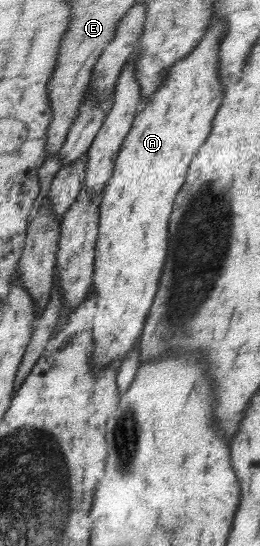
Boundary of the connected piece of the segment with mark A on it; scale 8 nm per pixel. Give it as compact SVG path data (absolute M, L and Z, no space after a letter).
M214 19L205 31L198 45L187 55L168 67L165 81L149 97L144 109L133 120L133 130L125 139L117 155L113 175L103 187L99 204L100 230L97 239L96 262L93 270L94 293L97 295L96 318L94 319L94 367L101 370L112 361L126 358L147 321L148 311L152 307L160 275L164 271L166 247L168 247L168 219L174 209L174 197L184 185L186 171L200 145L210 135L212 119L222 101L222 83L218 75L218 47L226 35L226 21Z

